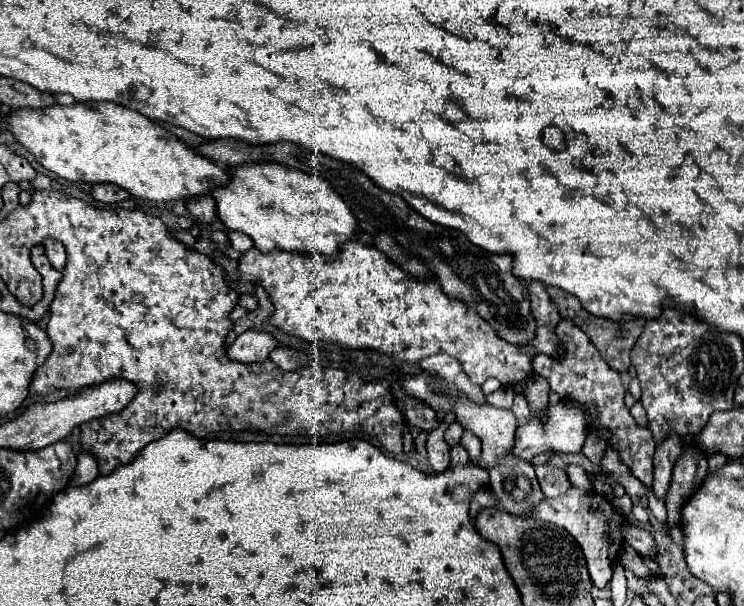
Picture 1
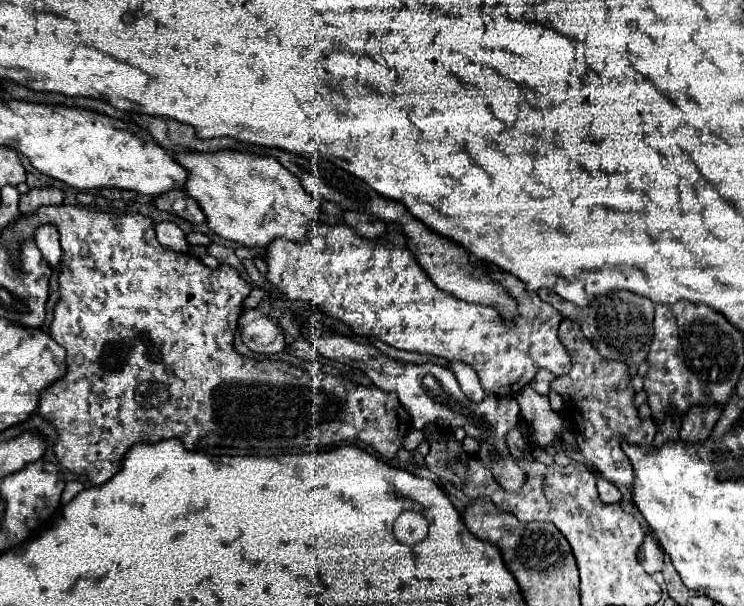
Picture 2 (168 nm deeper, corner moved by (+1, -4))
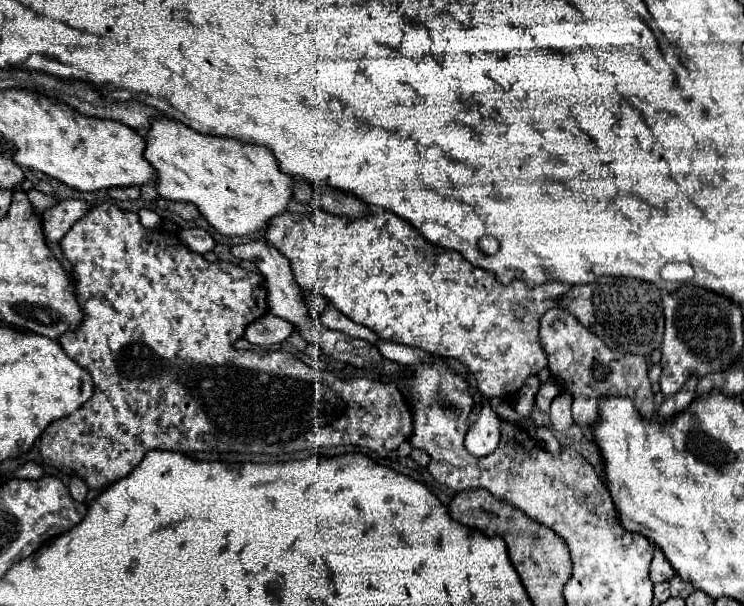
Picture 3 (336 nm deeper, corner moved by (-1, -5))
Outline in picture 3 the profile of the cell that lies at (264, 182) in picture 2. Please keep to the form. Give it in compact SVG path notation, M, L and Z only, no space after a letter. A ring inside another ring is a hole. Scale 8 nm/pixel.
M166 116L150 122L144 158L156 170L160 198L196 204L208 224L224 236L246 236L260 230L284 212L292 198L294 180L278 170L278 162L266 146L206 136Z

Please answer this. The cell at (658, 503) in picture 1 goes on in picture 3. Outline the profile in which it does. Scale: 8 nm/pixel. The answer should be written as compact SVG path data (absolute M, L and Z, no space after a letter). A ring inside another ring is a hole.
M552 308L540 318L540 344L546 348L548 370L552 378L558 378L566 390L574 394L572 416L580 424L584 436L592 440L592 426L598 422L598 402L604 394L614 390L618 396L628 396L634 400L638 412L644 418L652 418L654 392L648 378L646 358L642 354L624 354L608 348L596 334L584 328L568 310Z

